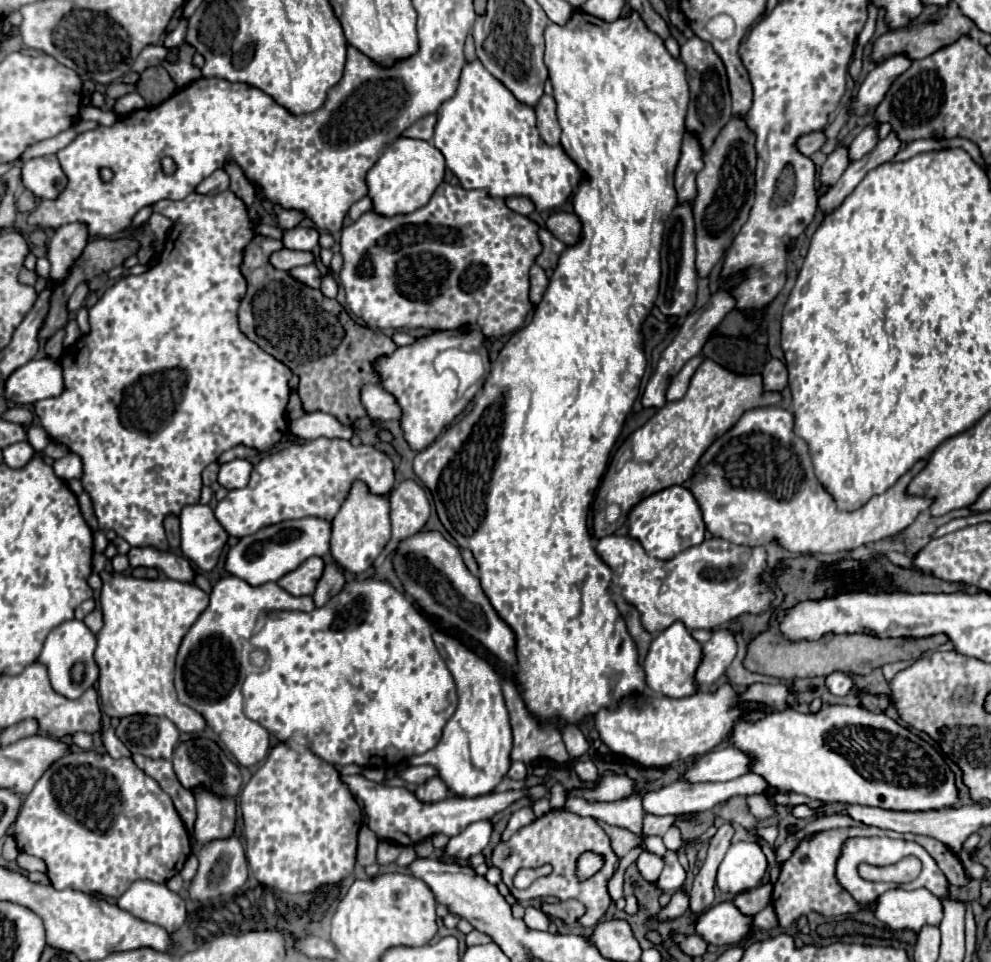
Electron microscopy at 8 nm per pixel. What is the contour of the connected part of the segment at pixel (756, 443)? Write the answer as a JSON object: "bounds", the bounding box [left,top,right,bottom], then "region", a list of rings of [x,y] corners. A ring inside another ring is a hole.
{"bounds":[690,406,932,554],"region":[[[766,406],[748,410],[726,434],[710,444],[710,448],[702,454],[694,468],[694,476],[690,478],[690,490],[698,500],[706,528],[712,536],[724,538],[734,544],[744,546],[766,546],[778,544],[780,548],[794,554],[834,554],[834,552],[850,552],[862,544],[892,538],[904,528],[908,528],[914,518],[928,510],[932,500],[908,496],[908,482],[924,468],[924,462],[918,462],[910,472],[906,472],[884,494],[872,496],[862,508],[854,512],[844,512],[834,508],[834,500],[822,490],[818,478],[814,478],[810,454],[806,442],[798,438],[792,430],[794,416],[780,406]]]}

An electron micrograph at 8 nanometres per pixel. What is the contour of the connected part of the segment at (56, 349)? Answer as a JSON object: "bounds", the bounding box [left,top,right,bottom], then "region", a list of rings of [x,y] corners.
{"bounds":[45,329,65,359],"region":[[[60,329],[53,337],[47,341],[45,346],[46,353],[53,359],[62,356],[64,352],[63,339],[65,336],[64,329]]]}

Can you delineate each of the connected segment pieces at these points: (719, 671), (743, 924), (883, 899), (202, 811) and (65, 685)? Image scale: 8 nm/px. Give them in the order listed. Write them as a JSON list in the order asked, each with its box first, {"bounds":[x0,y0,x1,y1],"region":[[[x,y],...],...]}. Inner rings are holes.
[{"bounds":[696,630,736,686],"region":[[[718,630],[712,638],[702,646],[702,660],[696,670],[696,686],[712,686],[730,666],[736,656],[734,634],[728,630]]]},{"bounds":[694,902,752,946],"region":[[[722,902],[700,914],[694,922],[696,932],[714,946],[738,944],[750,934],[752,916],[742,914],[732,902]]]},{"bounds":[874,890,942,932],"region":[[[888,890],[878,900],[874,916],[892,930],[920,932],[922,926],[940,926],[942,900],[928,890]]]},{"bounds":[194,790,236,846],"region":[[[194,790],[196,796],[196,828],[194,840],[198,846],[204,846],[212,840],[230,838],[234,832],[236,804],[232,798],[218,798],[208,790]]]},{"bounds":[38,620,98,698],"region":[[[66,620],[48,634],[38,662],[46,666],[50,684],[58,694],[66,698],[80,698],[84,690],[94,686],[98,680],[98,664],[94,660],[94,650],[96,636],[88,630],[88,626],[80,620]]]}]

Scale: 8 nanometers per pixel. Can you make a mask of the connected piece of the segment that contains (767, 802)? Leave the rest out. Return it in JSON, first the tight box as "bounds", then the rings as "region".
{"bounds":[746,794,776,818],"region":[[[754,794],[754,796],[746,796],[746,804],[748,804],[748,812],[756,818],[772,818],[776,816],[776,808],[770,796],[766,794]]]}

